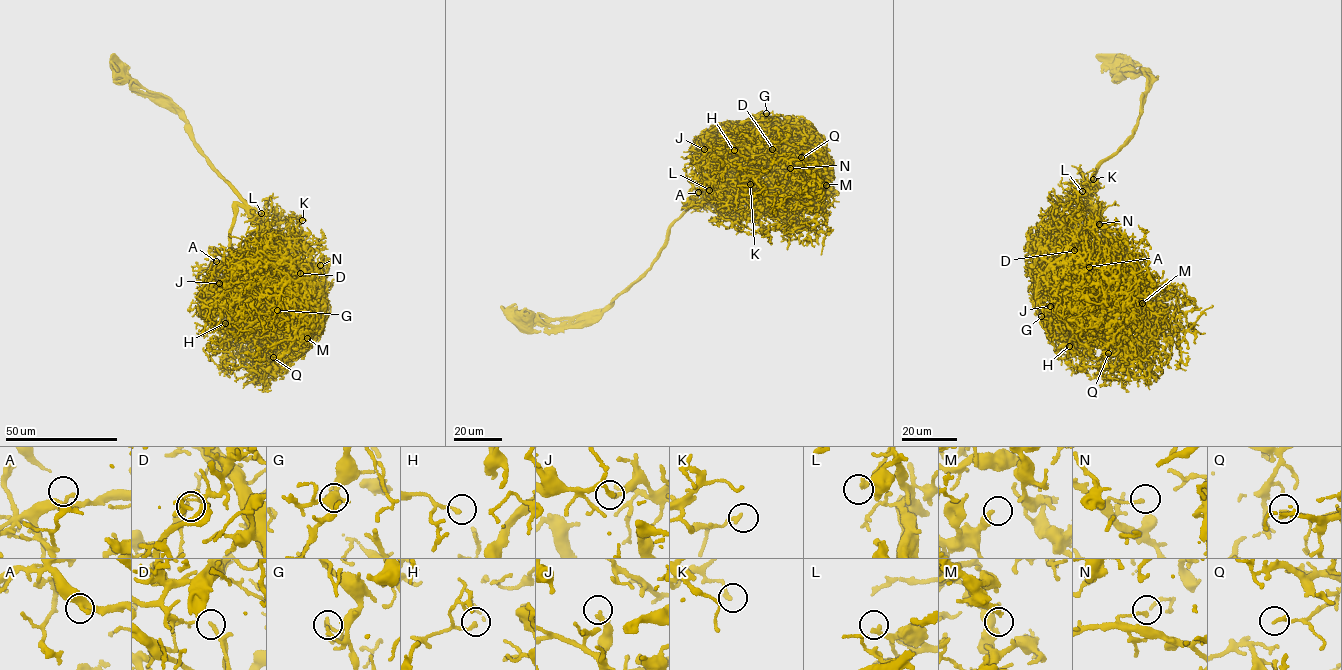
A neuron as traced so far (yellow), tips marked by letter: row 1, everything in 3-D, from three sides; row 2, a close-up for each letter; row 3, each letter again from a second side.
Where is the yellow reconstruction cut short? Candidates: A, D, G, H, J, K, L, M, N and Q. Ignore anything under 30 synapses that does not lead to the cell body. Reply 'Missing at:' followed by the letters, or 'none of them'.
Missing at: L

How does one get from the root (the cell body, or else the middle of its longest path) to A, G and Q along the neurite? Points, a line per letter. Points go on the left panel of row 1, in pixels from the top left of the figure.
A: (117, 70), (163, 96), (179, 112), (207, 163), (243, 203), (235, 213), (228, 255), (215, 253), (216, 261)
G: (117, 70), (163, 96), (179, 112), (187, 122), (188, 137), (207, 163), (267, 233), (267, 287), (277, 310)
Q: (117, 70), (179, 112), (207, 163), (276, 248), (290, 352), (285, 360), (273, 357)

